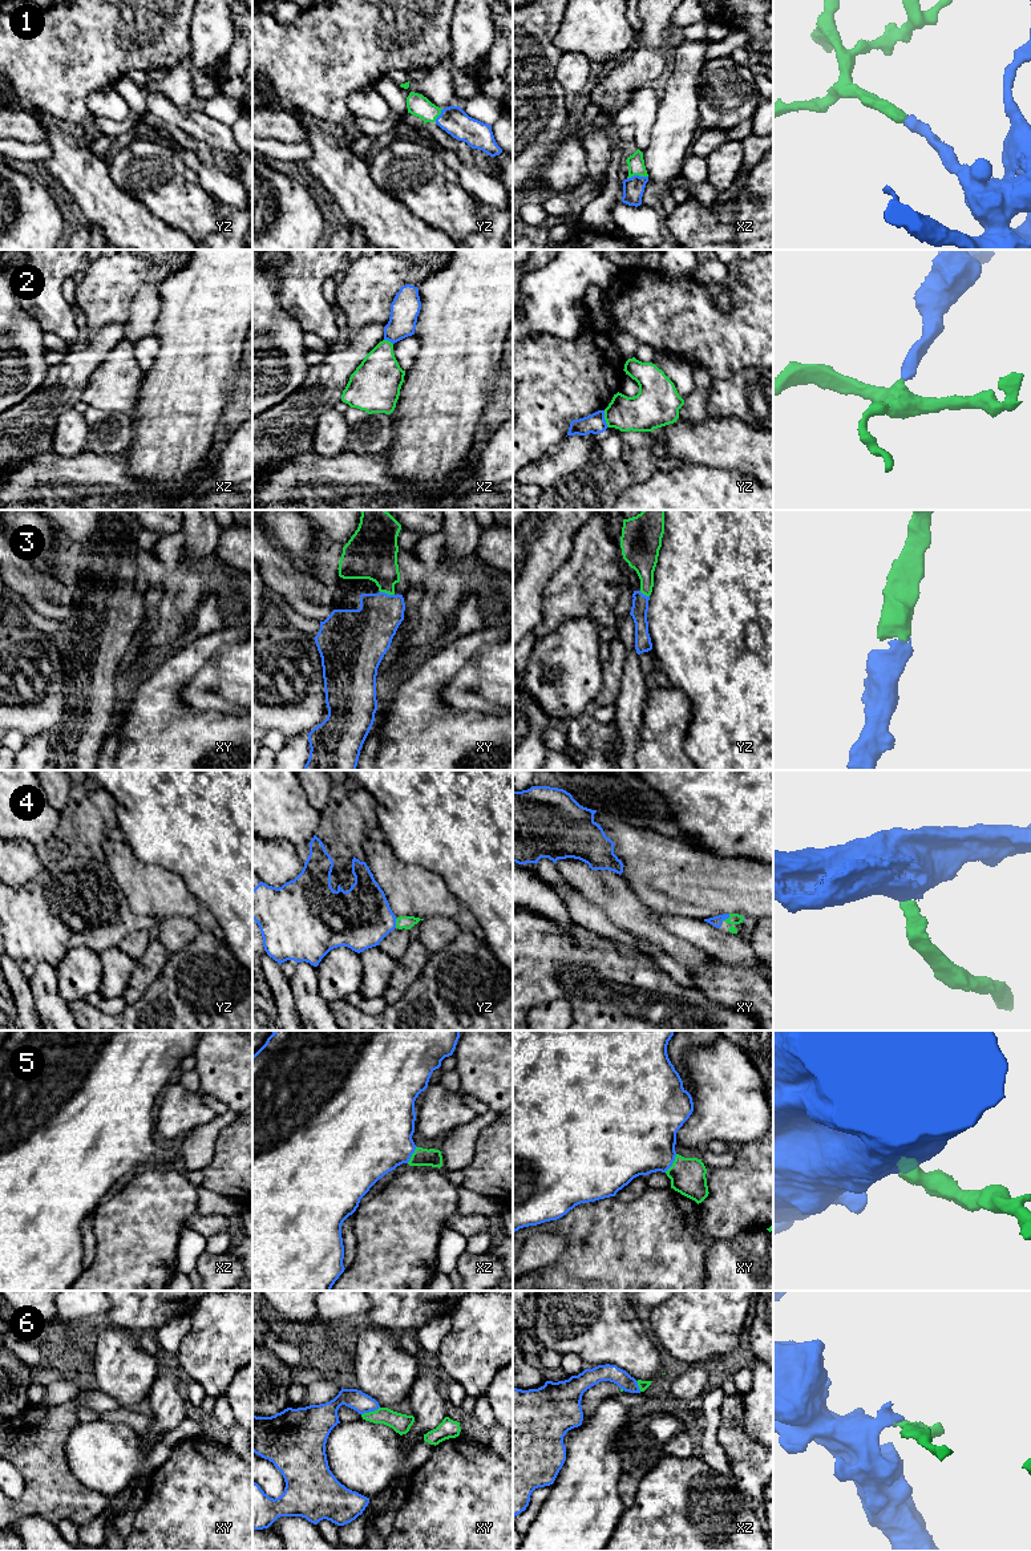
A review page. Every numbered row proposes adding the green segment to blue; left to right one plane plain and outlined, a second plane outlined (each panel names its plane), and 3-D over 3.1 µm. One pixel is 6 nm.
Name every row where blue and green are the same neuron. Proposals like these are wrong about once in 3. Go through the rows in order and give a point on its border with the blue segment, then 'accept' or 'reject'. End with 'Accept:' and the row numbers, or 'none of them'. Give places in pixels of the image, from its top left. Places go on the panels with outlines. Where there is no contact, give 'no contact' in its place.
1: contact xz (637, 175); accept
2: contact yz (603, 418); reject
3: contact xy (387, 594); accept
4: contact yz (395, 923); accept
5: contact xy (672, 1162); accept
6: contact xy (370, 1410); reject
Accept: 1, 3, 4, 5

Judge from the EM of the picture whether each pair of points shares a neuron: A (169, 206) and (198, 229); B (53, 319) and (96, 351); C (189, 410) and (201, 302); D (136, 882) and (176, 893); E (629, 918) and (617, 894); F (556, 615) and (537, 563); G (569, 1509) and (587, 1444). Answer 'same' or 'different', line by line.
A: same
B: different
C: same
D: same
E: same
F: different
G: same

